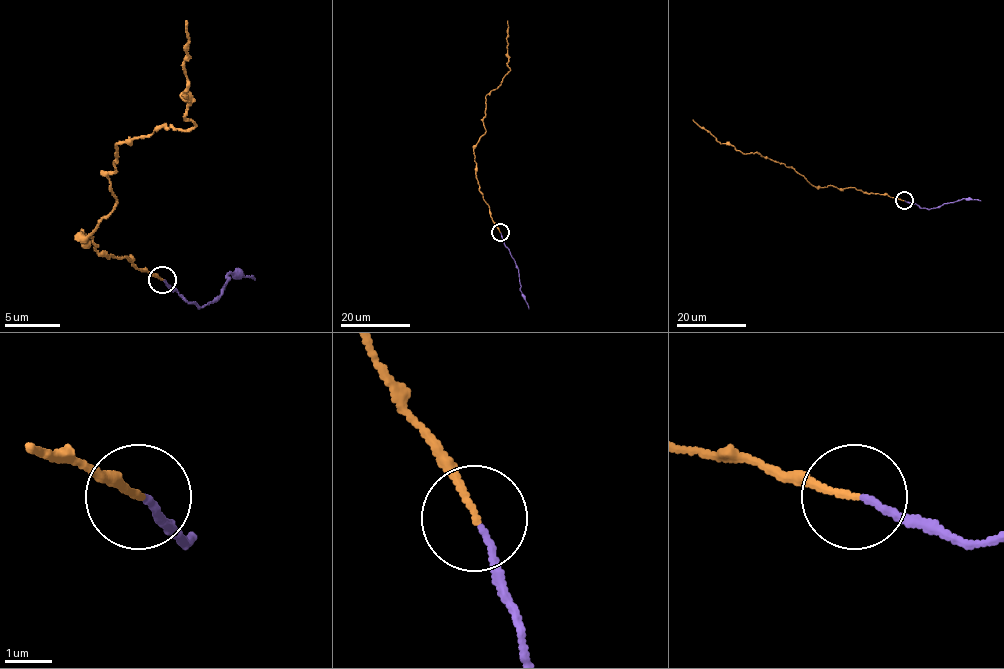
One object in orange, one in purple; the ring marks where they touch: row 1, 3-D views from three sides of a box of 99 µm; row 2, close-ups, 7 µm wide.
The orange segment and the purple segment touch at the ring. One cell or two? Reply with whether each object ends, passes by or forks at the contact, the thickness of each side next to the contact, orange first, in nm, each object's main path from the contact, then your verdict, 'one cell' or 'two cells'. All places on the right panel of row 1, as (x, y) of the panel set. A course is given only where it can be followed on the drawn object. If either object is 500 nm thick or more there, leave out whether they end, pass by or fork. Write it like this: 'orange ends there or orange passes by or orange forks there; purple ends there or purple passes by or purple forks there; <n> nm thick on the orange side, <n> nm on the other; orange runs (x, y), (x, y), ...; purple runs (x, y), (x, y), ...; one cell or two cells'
orange ends there; purple ends there; 140 nm thick on the orange side, 120 nm on the other; orange runs (904, 201), (854, 188), (812, 185), (783, 163), (719, 143), (692, 119); purple runs (904, 201), (930, 209), (963, 198), (981, 201); two cells

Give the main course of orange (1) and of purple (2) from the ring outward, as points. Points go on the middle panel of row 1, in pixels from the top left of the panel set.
1: (500, 232), (477, 182), (474, 148), (485, 132), (485, 97), (510, 70), (507, 20)
2: (500, 232), (519, 272), (520, 290), (528, 309)

